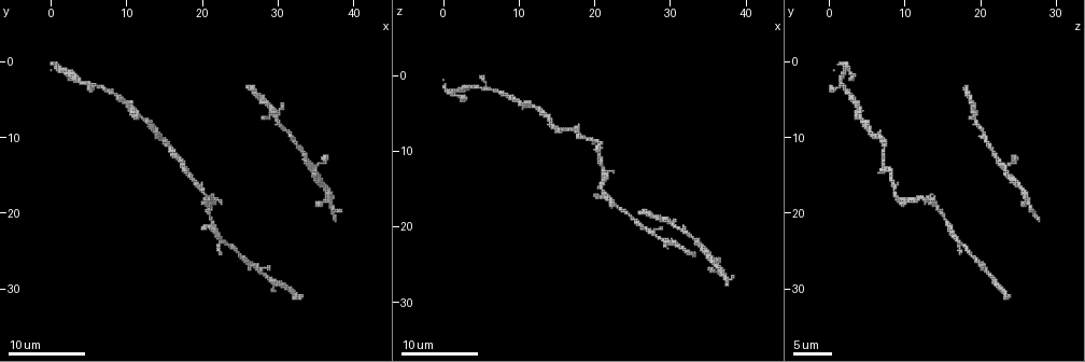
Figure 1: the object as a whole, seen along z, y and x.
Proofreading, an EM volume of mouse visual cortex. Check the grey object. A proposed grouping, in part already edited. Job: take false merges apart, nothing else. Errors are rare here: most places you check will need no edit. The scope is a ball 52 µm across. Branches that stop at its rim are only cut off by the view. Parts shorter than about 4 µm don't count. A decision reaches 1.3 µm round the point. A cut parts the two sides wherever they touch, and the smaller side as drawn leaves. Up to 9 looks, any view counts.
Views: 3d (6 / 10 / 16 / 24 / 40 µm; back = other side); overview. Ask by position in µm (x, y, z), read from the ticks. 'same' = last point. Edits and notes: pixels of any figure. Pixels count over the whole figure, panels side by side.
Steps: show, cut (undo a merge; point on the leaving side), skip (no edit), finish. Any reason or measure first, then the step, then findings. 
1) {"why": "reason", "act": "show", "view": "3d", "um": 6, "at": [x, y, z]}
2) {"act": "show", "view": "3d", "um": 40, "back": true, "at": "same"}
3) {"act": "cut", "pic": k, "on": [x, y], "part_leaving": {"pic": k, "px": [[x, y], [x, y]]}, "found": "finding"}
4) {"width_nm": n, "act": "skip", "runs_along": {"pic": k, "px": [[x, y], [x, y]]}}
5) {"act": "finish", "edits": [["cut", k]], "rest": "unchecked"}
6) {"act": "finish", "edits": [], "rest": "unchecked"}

{"why": "sudden change in width", "act": "show", "view": "3d", "um": 10, "at": [13.5, 8.5, 5.0]}

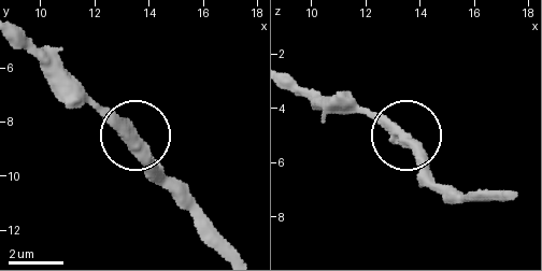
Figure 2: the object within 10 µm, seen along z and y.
{"act": "skip", "runs_along": {"pic": 2, "px": [[234, 248], [165, 179], [144, 144], [84, 90]]}, "found": "all the same neuron"}

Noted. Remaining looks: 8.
{"why": "thick turns thin", "act": "show", "view": "3d", "um": 10, "at": [7.5, 4.0, 2.5]}

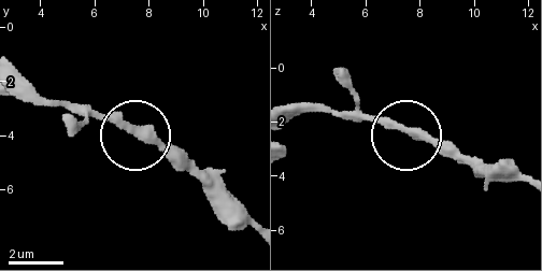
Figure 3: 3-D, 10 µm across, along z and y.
{"act": "show", "view": "3d", "um": 6, "at": [7.8, 4.0, 2.4]}

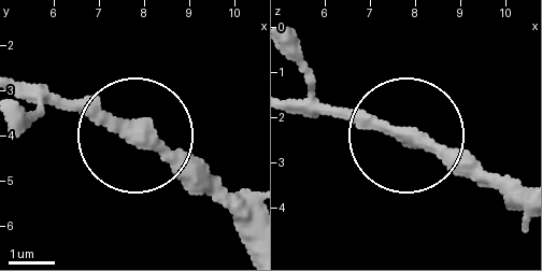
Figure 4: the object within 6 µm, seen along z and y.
{"act": "skip", "runs_along": {"pic": 4, "px": [[245, 226], [141, 141], [41, 91]]}, "found": "continuous, no second neuron"}

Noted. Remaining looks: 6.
{"why": "two arms in line, one across", "act": "show", "view": "3d", "um": 16, "at": [22.0, 23.5, 17.0]}

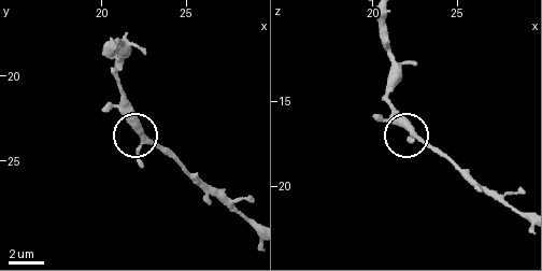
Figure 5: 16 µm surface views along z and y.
{"side_arm_um": 44, "act": "skip", "found": "continuous, no second neuron"}

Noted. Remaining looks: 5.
{"why": "arms part here", "act": "show", "view": "3d", "um": 10, "at": [28.0, 27.5, 20.5]}

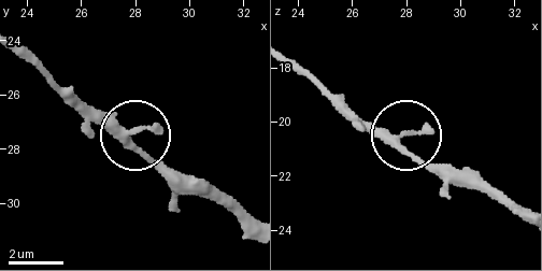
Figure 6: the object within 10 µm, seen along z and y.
{"act": "skip", "runs_along": {"pic": 6, "px": [[22, 50], [126, 129], [165, 175]]}, "found": "one neuron here"}

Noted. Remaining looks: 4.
{"act": "finish", "edits": [], "rest": "unchecked"}

